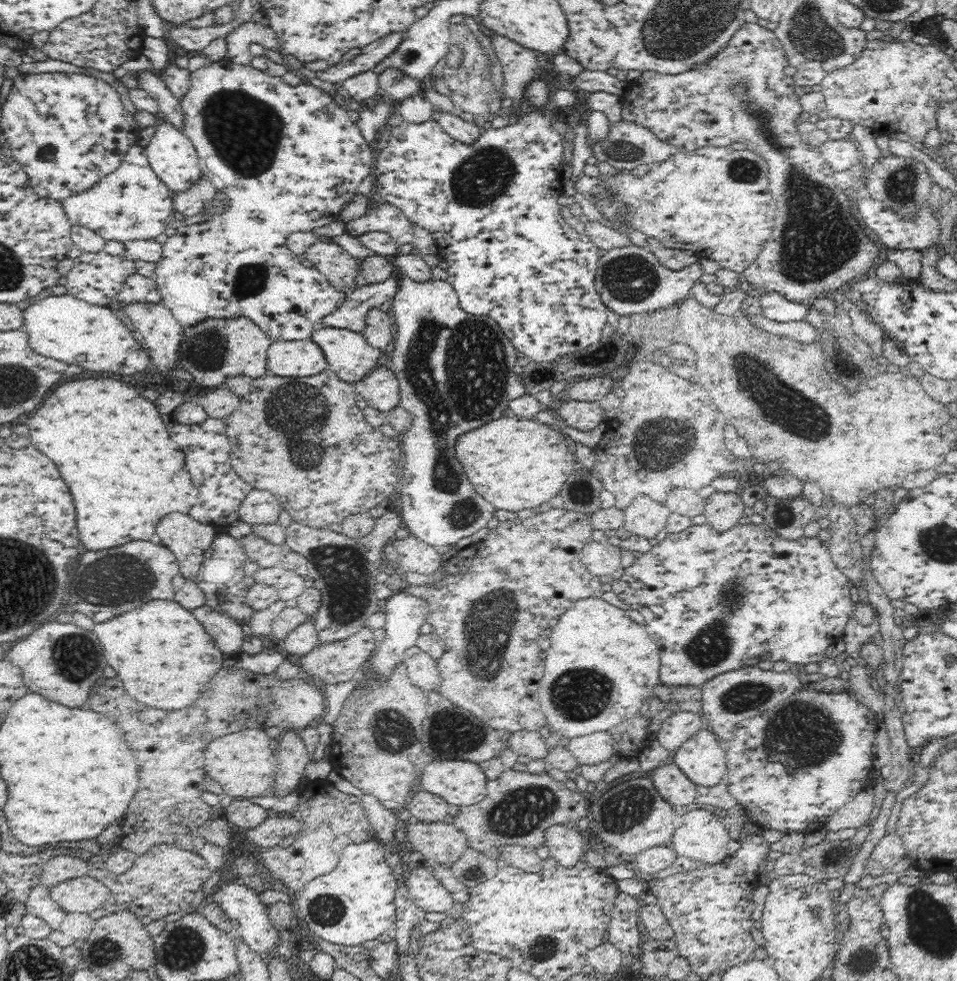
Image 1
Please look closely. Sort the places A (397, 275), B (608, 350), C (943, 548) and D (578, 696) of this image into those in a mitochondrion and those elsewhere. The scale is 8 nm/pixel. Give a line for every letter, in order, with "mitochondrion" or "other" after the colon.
A: other
B: other
C: mitochondrion
D: mitochondrion

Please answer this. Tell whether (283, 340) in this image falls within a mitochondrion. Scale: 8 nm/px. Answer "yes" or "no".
no

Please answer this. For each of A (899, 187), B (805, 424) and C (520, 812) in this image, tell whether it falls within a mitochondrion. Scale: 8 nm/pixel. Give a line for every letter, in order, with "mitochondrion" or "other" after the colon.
A: mitochondrion
B: mitochondrion
C: mitochondrion

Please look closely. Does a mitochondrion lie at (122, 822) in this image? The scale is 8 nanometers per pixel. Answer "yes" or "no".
no

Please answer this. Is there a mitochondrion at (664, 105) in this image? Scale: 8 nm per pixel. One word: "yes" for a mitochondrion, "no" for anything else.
no

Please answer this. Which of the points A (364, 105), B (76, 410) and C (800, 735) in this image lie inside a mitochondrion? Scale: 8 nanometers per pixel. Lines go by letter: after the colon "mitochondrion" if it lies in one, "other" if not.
A: other
B: other
C: mitochondrion

